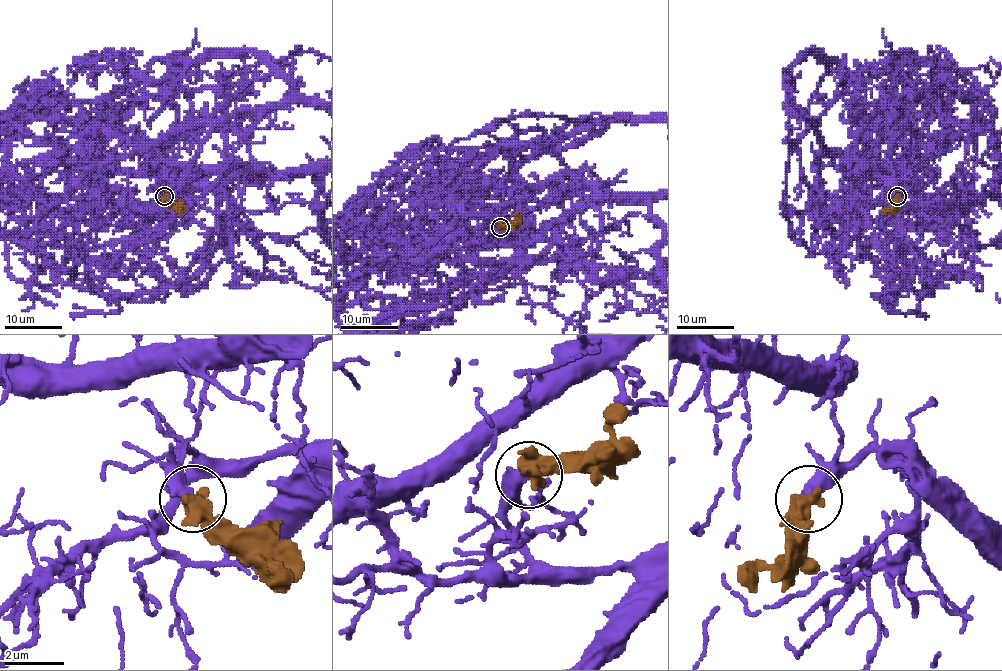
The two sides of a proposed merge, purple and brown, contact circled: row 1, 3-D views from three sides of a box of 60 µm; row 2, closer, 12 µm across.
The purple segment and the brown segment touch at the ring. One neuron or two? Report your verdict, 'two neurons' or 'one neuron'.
two neurons

